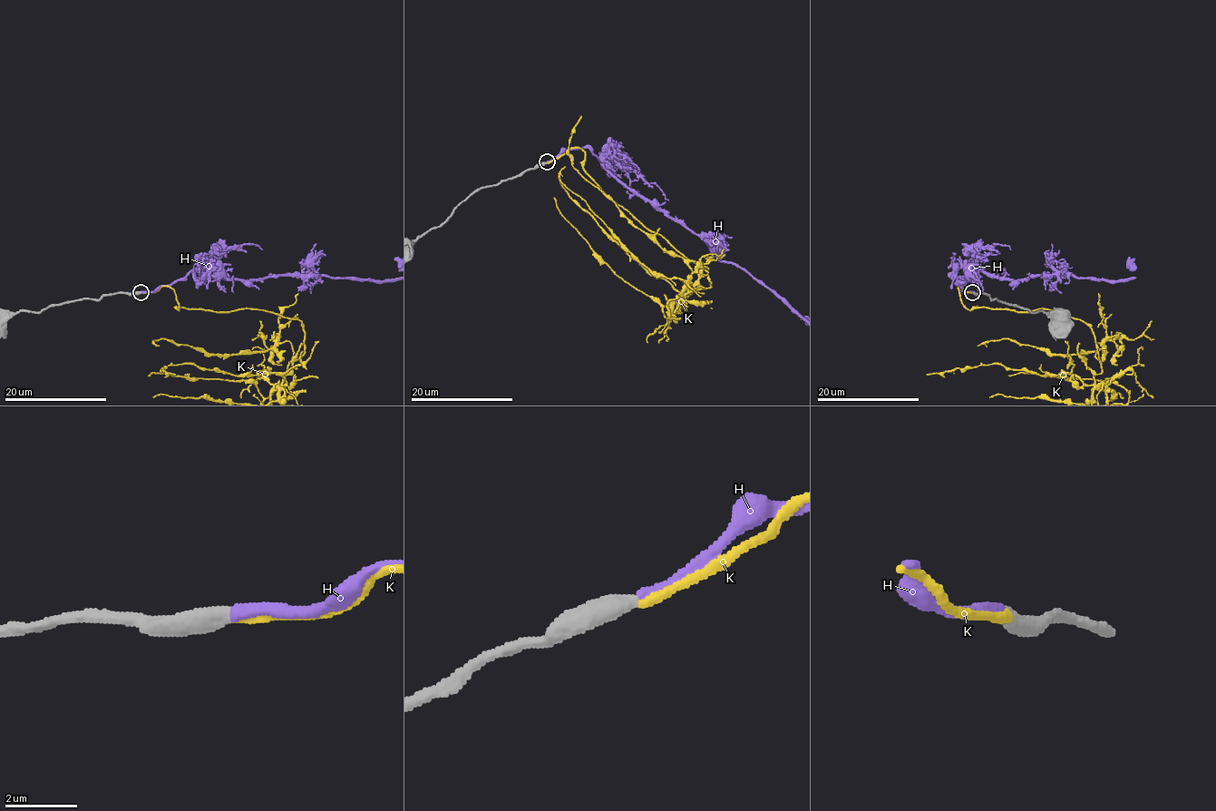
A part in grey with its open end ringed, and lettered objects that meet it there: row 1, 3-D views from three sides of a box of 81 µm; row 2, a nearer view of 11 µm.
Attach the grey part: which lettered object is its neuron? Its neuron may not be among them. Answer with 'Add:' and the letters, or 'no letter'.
Add: H

